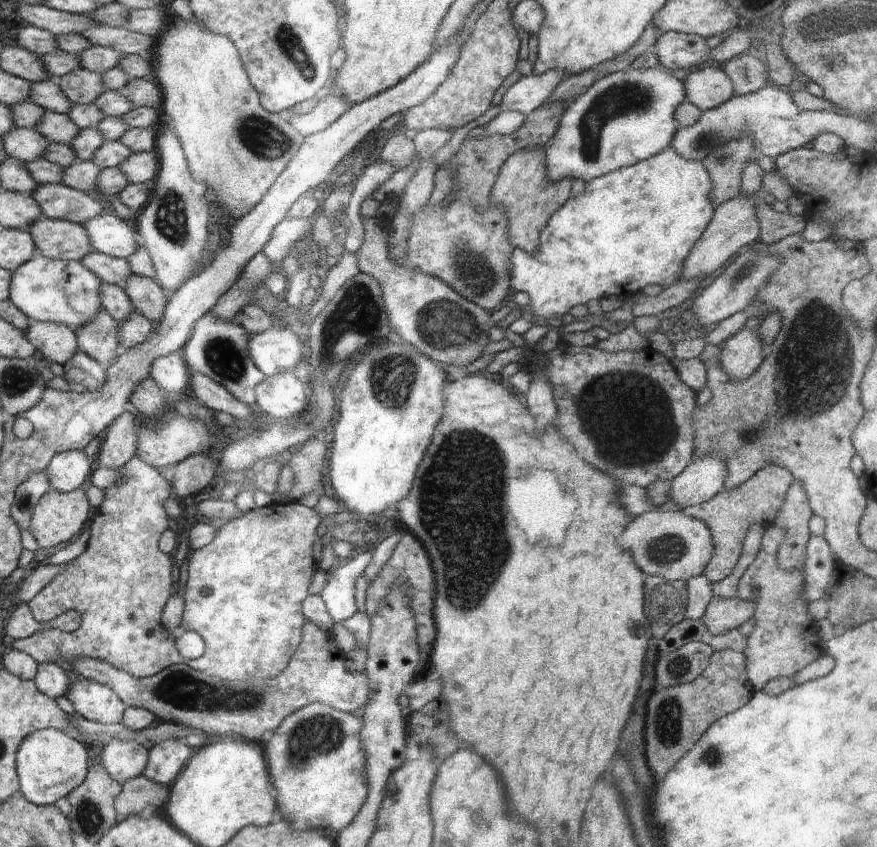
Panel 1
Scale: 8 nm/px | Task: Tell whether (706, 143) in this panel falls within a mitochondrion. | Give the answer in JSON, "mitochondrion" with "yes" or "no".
{"mitochondrion":"yes"}

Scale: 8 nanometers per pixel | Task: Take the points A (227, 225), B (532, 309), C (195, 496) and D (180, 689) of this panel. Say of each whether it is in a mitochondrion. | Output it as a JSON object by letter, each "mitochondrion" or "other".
{"A":"other","B":"other","C":"other","D":"mitochondrion"}

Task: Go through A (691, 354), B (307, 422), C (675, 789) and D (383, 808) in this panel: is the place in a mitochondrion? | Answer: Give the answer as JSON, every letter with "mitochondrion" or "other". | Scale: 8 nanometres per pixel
{"A":"other","B":"mitochondrion","C":"other","D":"other"}

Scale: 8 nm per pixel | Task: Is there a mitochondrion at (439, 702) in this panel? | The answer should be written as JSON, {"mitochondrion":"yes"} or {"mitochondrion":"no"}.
{"mitochondrion":"no"}

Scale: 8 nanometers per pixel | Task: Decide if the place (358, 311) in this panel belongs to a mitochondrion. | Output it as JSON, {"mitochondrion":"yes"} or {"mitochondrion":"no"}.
{"mitochondrion":"yes"}

